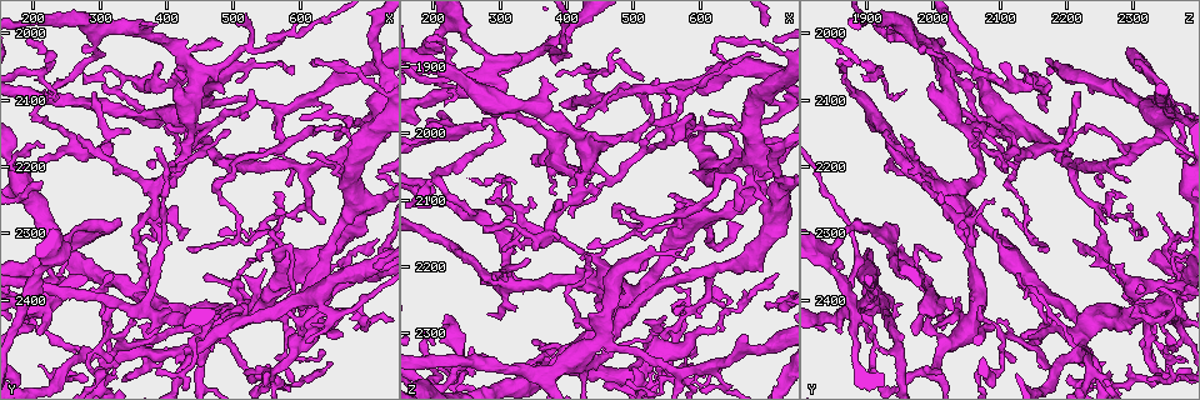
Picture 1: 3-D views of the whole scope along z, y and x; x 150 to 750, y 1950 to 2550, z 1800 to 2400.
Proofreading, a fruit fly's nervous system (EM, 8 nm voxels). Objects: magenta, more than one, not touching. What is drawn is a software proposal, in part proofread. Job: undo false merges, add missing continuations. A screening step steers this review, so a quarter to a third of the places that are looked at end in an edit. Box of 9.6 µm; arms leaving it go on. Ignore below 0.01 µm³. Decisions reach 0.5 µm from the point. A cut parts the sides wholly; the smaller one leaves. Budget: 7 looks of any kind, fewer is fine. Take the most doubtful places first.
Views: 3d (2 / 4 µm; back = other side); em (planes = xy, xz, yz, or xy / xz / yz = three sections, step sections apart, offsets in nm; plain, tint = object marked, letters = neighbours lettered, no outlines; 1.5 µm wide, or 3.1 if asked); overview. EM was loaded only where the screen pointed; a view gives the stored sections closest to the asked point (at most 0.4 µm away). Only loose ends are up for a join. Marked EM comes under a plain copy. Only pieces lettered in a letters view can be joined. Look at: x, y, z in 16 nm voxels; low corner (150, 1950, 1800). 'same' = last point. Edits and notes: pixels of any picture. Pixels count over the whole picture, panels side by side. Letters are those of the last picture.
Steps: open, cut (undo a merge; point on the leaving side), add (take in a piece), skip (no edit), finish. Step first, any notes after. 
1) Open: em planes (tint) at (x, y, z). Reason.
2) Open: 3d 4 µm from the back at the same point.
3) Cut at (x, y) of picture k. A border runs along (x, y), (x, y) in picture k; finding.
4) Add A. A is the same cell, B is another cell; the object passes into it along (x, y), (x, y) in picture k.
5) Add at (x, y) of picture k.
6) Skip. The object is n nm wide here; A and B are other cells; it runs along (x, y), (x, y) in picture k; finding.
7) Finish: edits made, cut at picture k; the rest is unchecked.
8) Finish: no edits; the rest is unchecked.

Open: 3d 4 µm at (495, 2145, 1930). An open end.

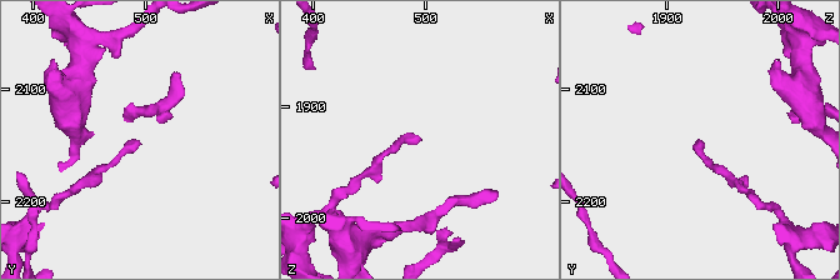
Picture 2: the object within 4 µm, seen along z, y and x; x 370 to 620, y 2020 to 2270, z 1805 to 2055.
Open: em planes (letters) at (494, 2144, 1930).

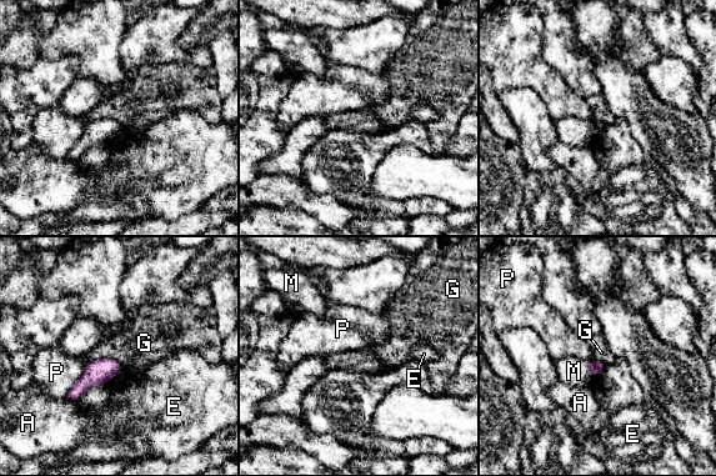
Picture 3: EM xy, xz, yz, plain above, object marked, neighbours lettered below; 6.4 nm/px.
Skip. A, E, G, M and P are other cells; none of them fits.

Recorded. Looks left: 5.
Open: 3d 2 µm at (465, 2105, 2310). Sudden change in width.

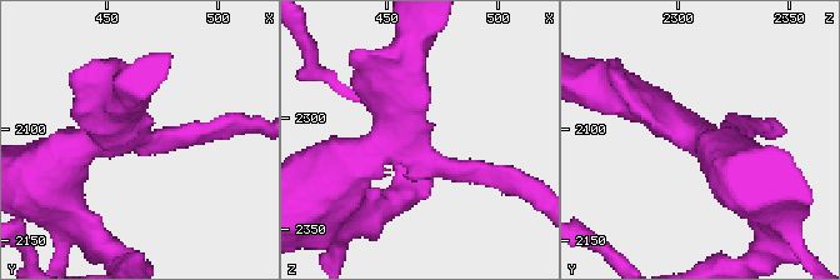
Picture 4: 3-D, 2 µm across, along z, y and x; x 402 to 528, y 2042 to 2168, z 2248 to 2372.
Open: em planes (letters) at (462, 2105, 2311). 3 arms meet here.

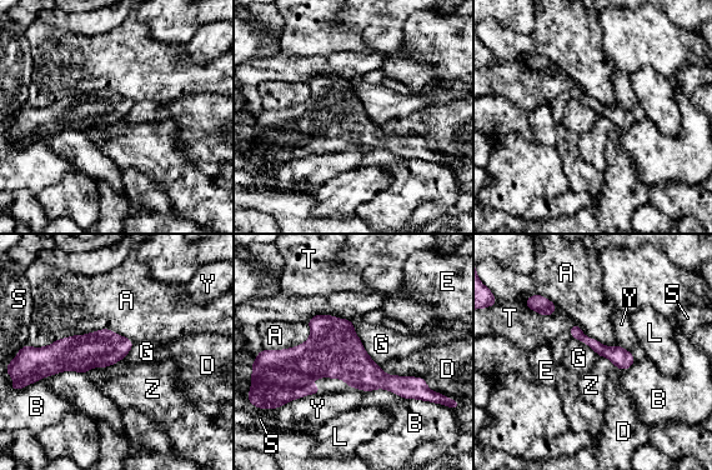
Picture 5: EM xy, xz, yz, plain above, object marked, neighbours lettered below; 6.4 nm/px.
Skip. A, B, D, E, G, L, S, T, Y and Z are other cells; it runs along (279, 360), (422, 383) in picture 5; continuous, no second neuron.

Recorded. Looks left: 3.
Open: 3d 4 µm at (220, 2170, 2060). Branch stops here.

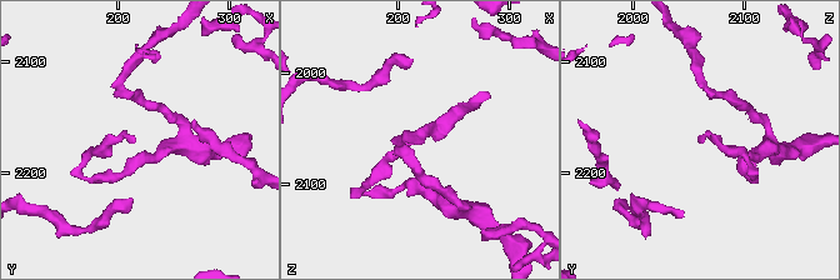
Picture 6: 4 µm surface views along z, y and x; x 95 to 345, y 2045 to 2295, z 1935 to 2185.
Open: em planes (letters) at (220, 2172, 2060). Shape alone is not enough.

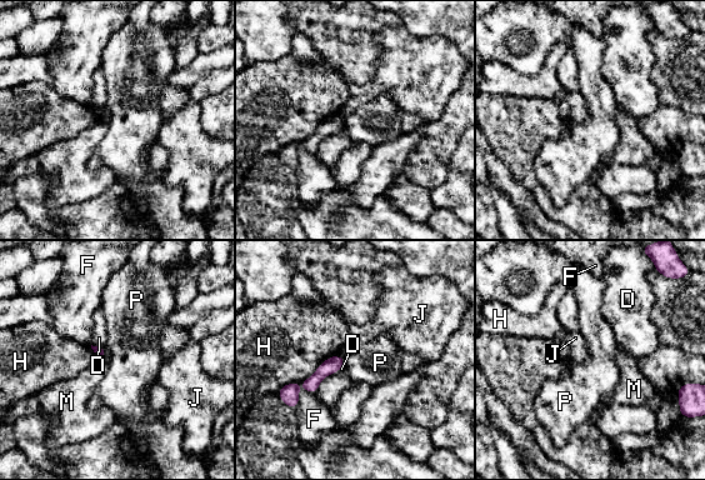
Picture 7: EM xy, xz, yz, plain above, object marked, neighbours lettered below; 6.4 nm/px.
Skip. The object is 70 nm wide here; D, F, H, J, M and P are other cells; a border runs along (345, 358), (343, 366) in picture 7; no lettered piece goes on from it.

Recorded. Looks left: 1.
Finish: no edits; the rest is unchecked.

